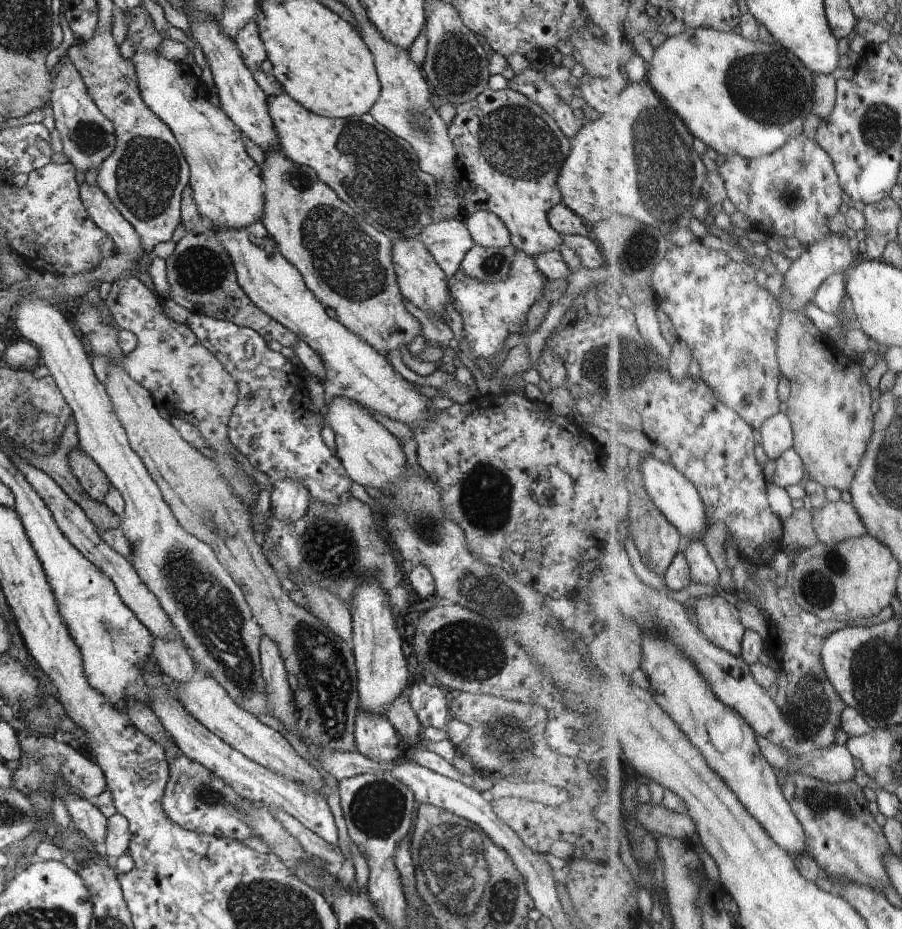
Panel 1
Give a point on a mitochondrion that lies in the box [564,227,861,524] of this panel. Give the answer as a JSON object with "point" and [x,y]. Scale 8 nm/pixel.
{"point":[637,362]}

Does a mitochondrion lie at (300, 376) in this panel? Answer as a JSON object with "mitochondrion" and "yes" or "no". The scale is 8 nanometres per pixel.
{"mitochondrion":"no"}

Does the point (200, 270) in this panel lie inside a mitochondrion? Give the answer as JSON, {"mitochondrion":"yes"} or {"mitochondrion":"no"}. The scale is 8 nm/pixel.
{"mitochondrion":"yes"}

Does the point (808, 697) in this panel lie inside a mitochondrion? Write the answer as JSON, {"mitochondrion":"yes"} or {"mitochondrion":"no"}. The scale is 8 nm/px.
{"mitochondrion":"yes"}

